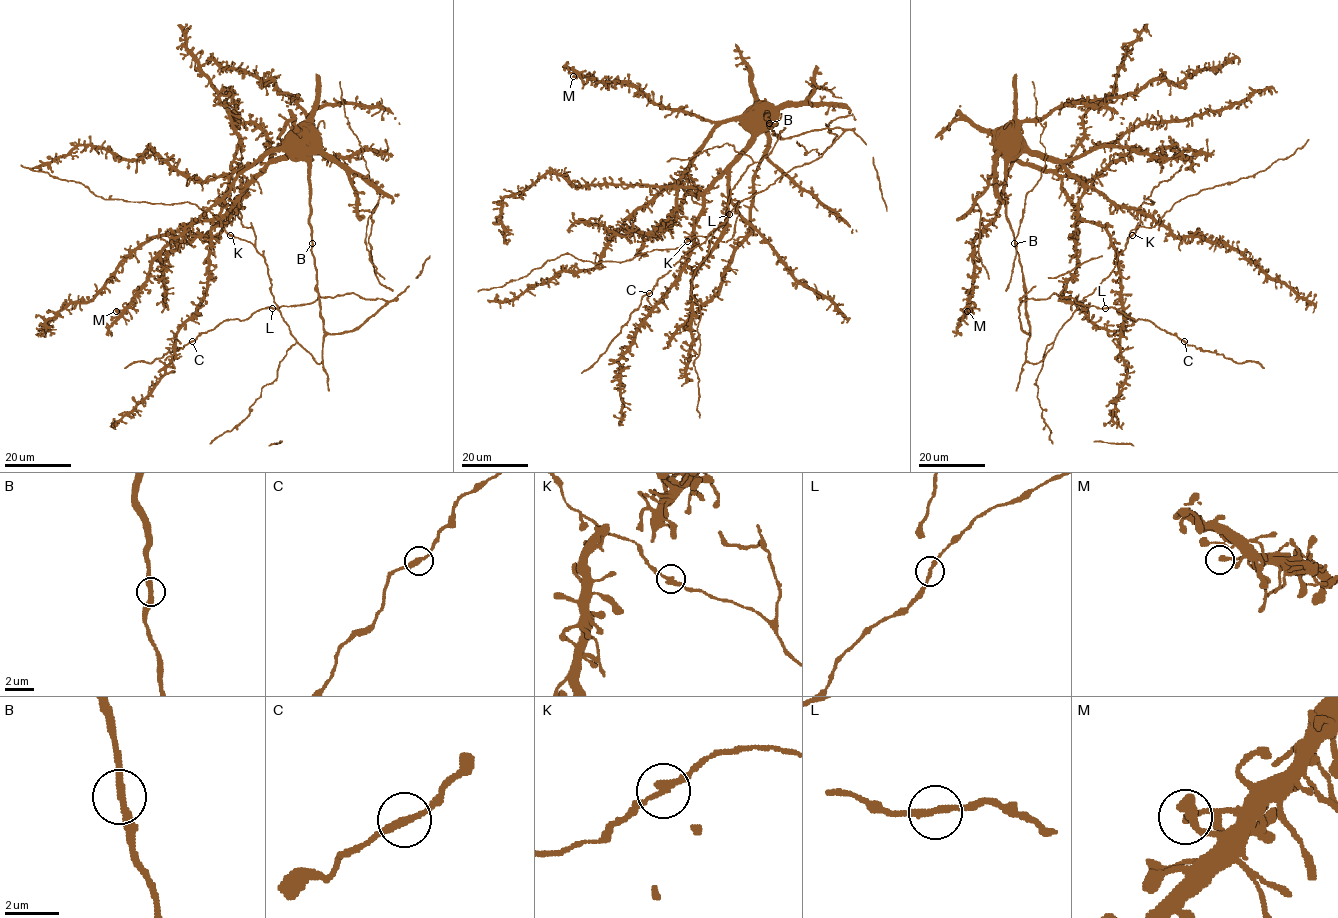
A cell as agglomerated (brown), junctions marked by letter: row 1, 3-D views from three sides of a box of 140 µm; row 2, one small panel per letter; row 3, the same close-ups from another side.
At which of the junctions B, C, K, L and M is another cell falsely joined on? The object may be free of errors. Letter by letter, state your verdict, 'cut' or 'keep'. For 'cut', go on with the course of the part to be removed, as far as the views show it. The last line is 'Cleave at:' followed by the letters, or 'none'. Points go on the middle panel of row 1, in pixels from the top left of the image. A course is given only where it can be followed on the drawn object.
B: keep
C: keep
K: keep
L: keep
M: keep
Cleave at: none

